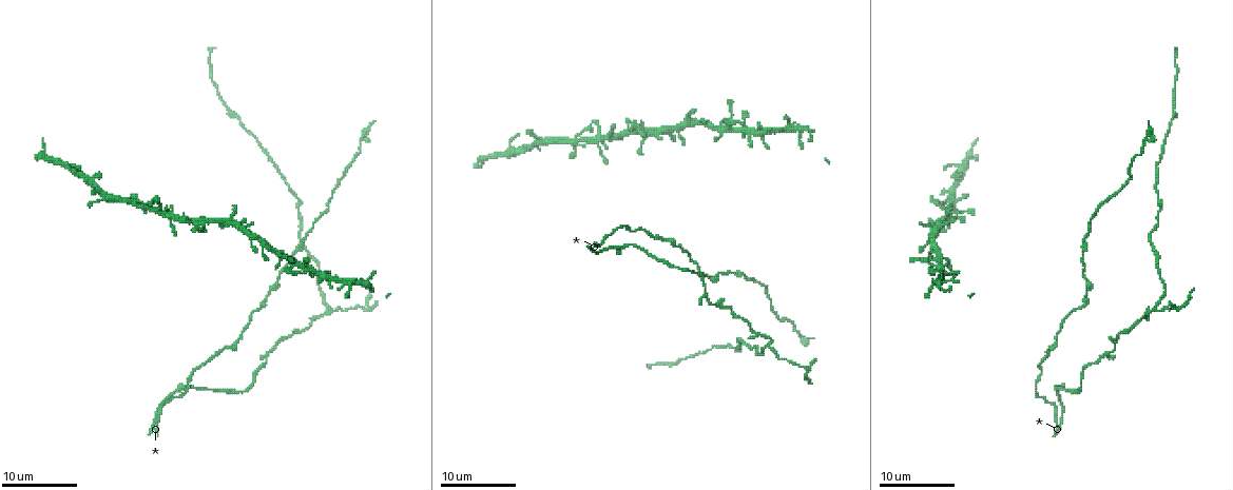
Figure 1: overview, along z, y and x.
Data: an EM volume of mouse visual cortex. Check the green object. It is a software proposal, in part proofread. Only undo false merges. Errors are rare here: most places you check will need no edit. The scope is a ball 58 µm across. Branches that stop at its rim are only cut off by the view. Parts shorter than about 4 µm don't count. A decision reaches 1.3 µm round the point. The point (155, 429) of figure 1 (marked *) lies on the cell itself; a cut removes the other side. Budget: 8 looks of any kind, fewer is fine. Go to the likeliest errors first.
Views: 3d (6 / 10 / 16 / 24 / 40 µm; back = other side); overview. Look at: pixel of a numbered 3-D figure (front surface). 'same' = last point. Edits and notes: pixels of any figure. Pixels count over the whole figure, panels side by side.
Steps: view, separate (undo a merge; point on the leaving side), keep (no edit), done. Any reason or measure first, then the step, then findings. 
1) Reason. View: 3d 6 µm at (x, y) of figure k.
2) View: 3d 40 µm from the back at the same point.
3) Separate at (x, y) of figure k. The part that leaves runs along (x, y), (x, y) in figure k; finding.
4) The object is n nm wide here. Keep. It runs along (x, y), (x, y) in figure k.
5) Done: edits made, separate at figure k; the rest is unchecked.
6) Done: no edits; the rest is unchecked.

Three arms meet. View: 3d 16 µm at (1155, 309) of figure 1.

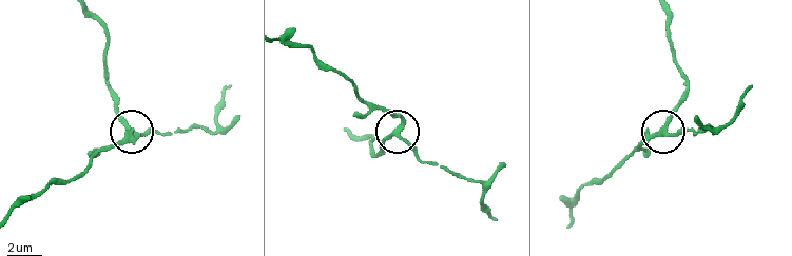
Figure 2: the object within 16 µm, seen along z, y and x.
View: 3d 6 µm at (665, 134) of figure 2.

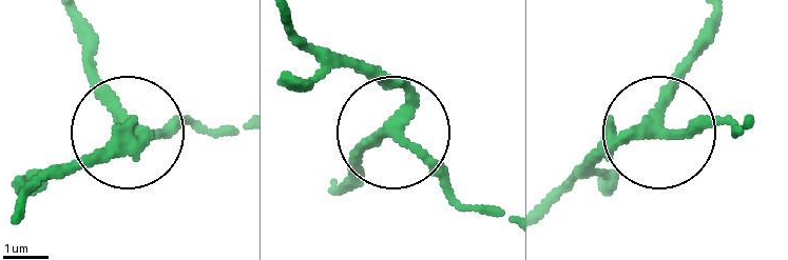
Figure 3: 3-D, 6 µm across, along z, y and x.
3 arms meet here. Keep. It runs along (285, 18), (399, 86), (399, 142), (463, 206) in figure 3; one cell here.

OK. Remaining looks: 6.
Looks like a crossing. View: 3d 6 µm at (724, 127) of figure 1.

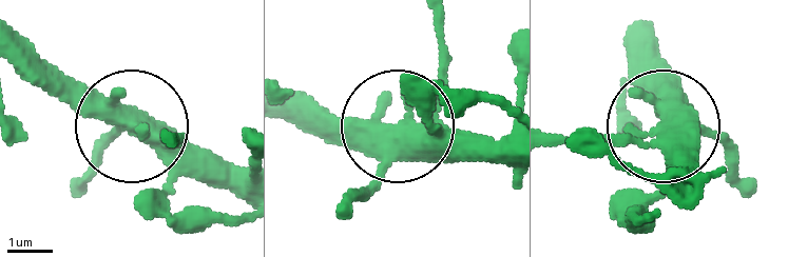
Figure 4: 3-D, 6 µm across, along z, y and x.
Keep. All the same cell.

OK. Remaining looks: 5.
Calibre changes. View: 3d 10 µm at (228, 108) of figure 1.

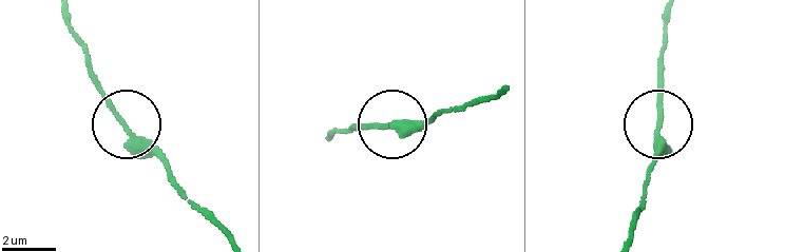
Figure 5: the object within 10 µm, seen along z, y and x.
View: 3d 6 µm at (659, 124) of figure 5.

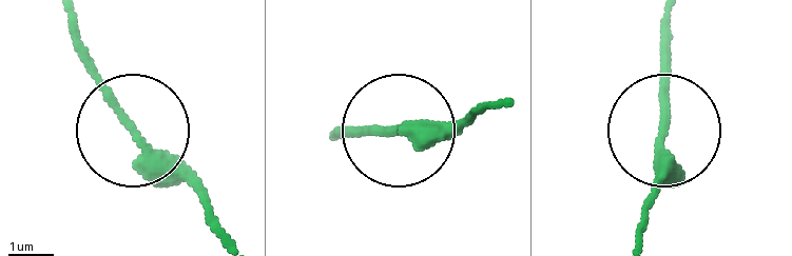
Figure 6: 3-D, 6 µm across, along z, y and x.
Keep. It runs along (235, 243), (141, 141), (77, 43) in figure 6; continuous, no second cell.

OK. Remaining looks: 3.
Thick turns thin. View: 3d 16 µm at (1115, 348) of figure 1.

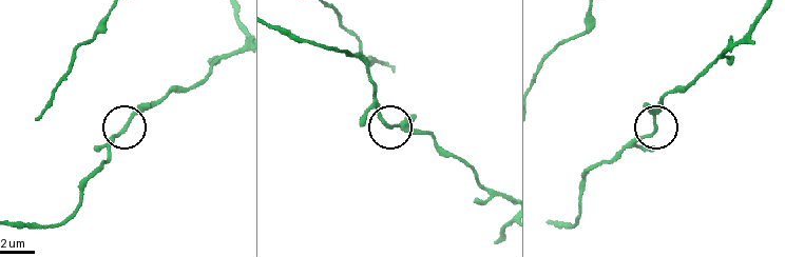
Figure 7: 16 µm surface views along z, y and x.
Keep. It runs along (276, 24), (361, 58), (378, 114), (391, 125), (423, 131) in figure 7; all the same cell.

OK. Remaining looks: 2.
Done: no edits; the rest is unchecked.

